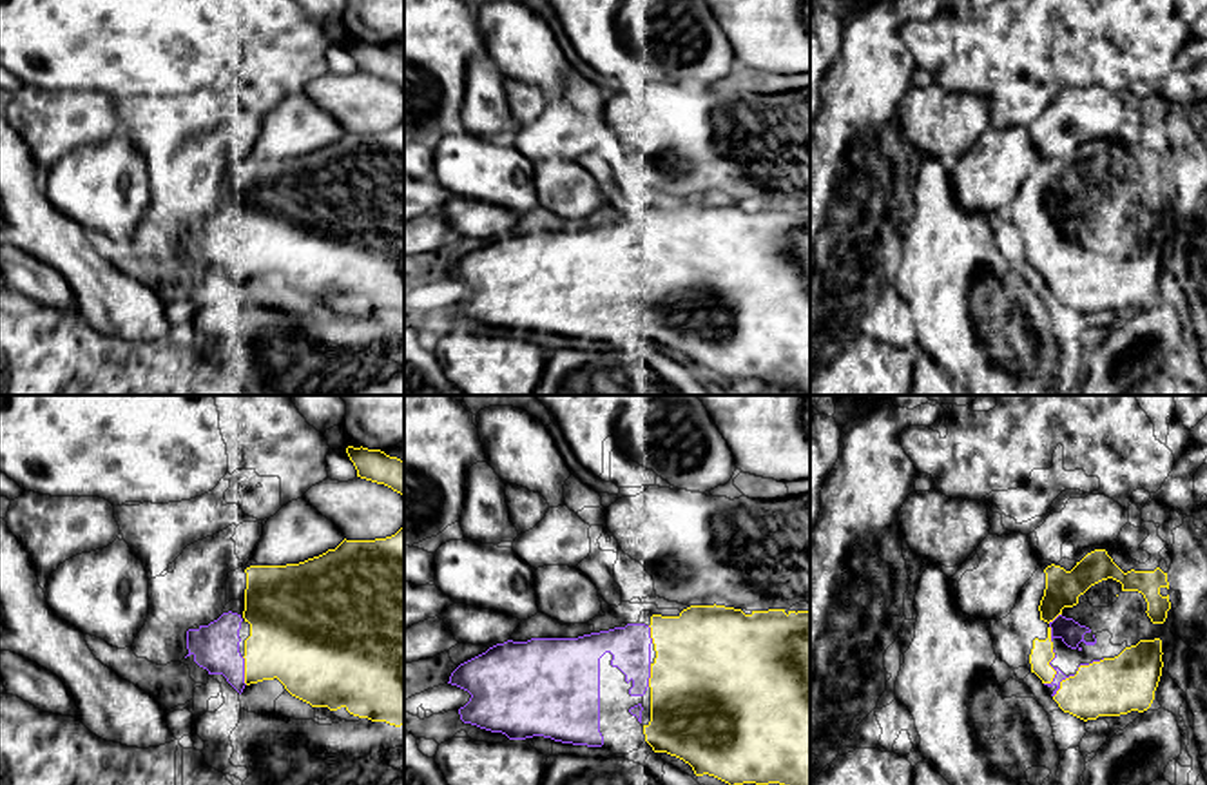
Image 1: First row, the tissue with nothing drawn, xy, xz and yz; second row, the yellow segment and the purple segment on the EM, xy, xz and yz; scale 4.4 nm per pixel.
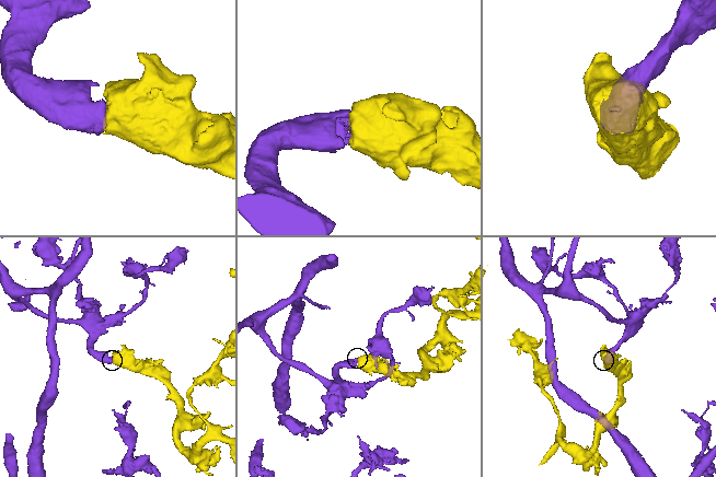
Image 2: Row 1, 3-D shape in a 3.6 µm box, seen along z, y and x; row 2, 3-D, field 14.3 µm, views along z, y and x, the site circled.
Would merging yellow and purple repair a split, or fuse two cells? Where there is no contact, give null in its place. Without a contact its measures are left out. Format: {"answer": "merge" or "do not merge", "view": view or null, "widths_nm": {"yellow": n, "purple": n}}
{"answer": "merge", "view": "yz", "widths_nm": {"yellow": 100, "purple": 50}}

